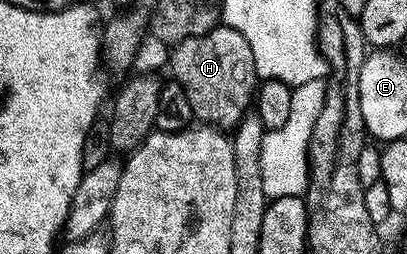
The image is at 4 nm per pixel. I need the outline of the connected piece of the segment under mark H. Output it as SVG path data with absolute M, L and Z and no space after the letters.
M219 24L204 36L192 36L169 51L169 77L183 89L199 123L230 132L251 109L256 97L252 51L240 32Z

